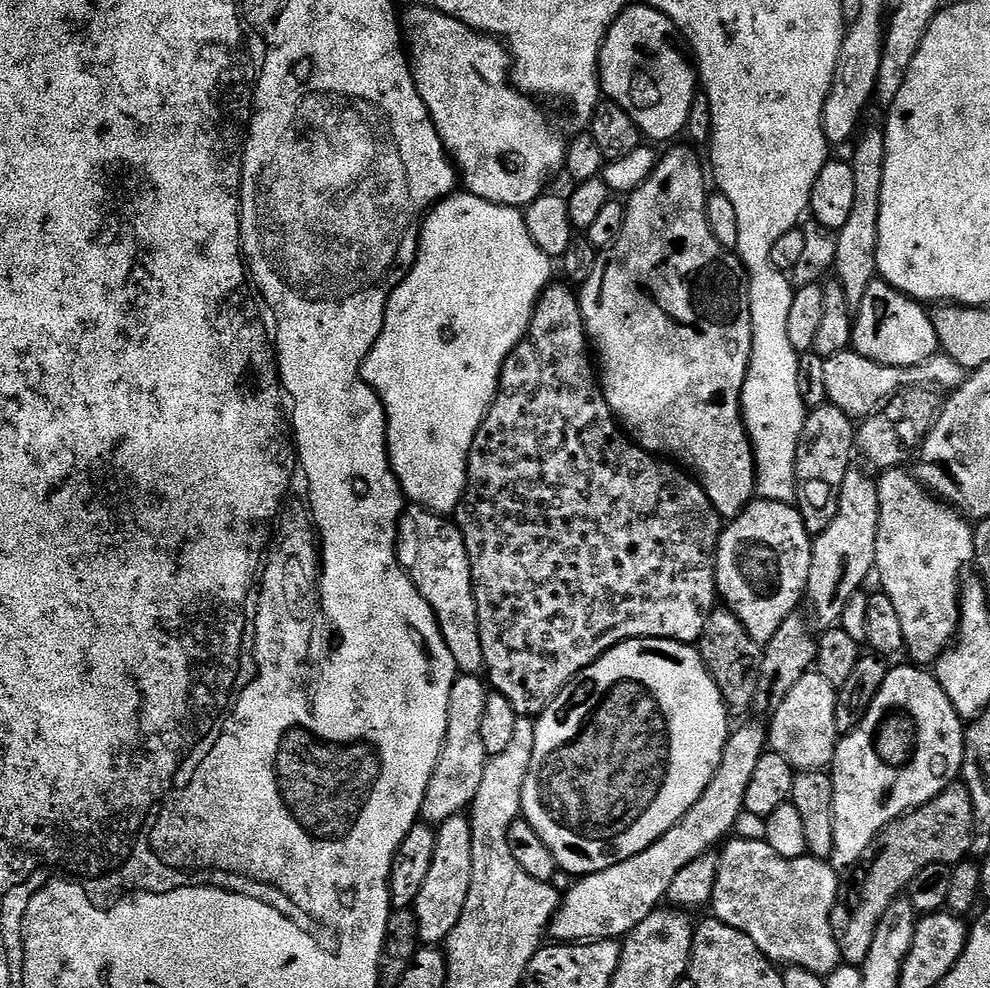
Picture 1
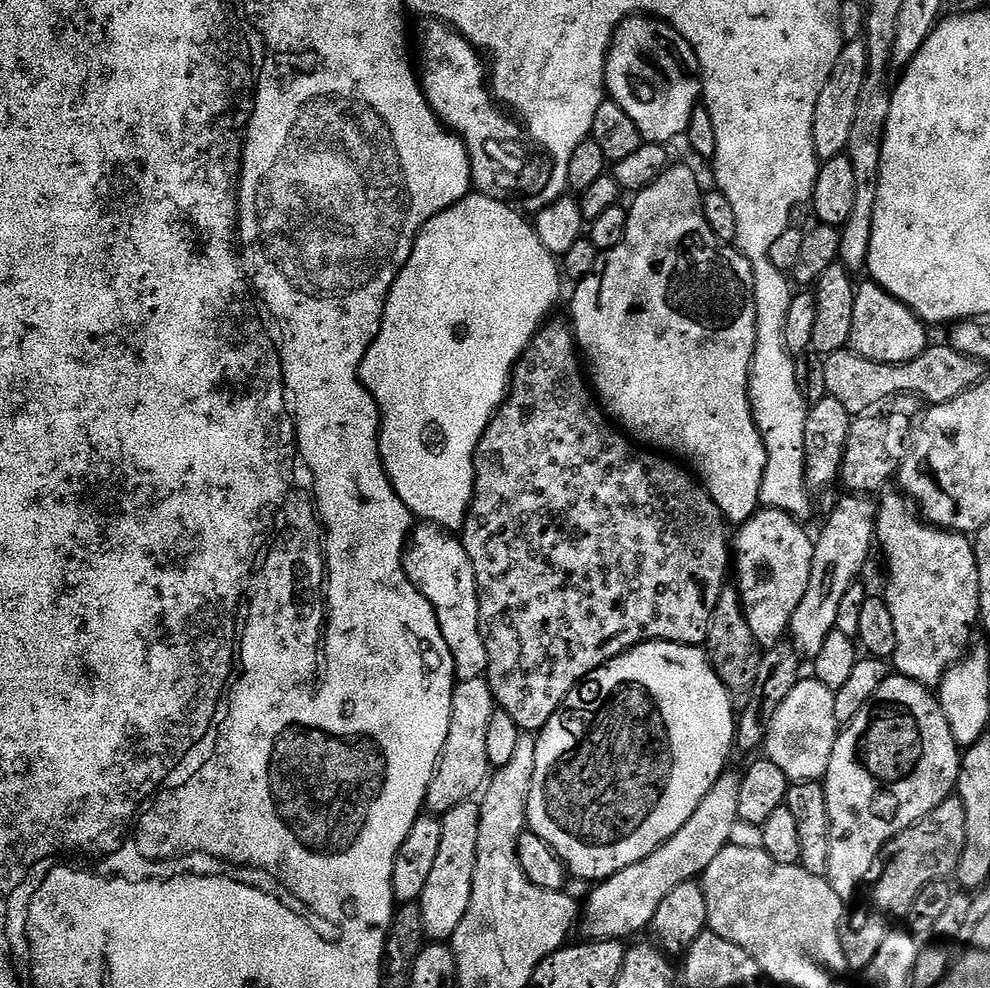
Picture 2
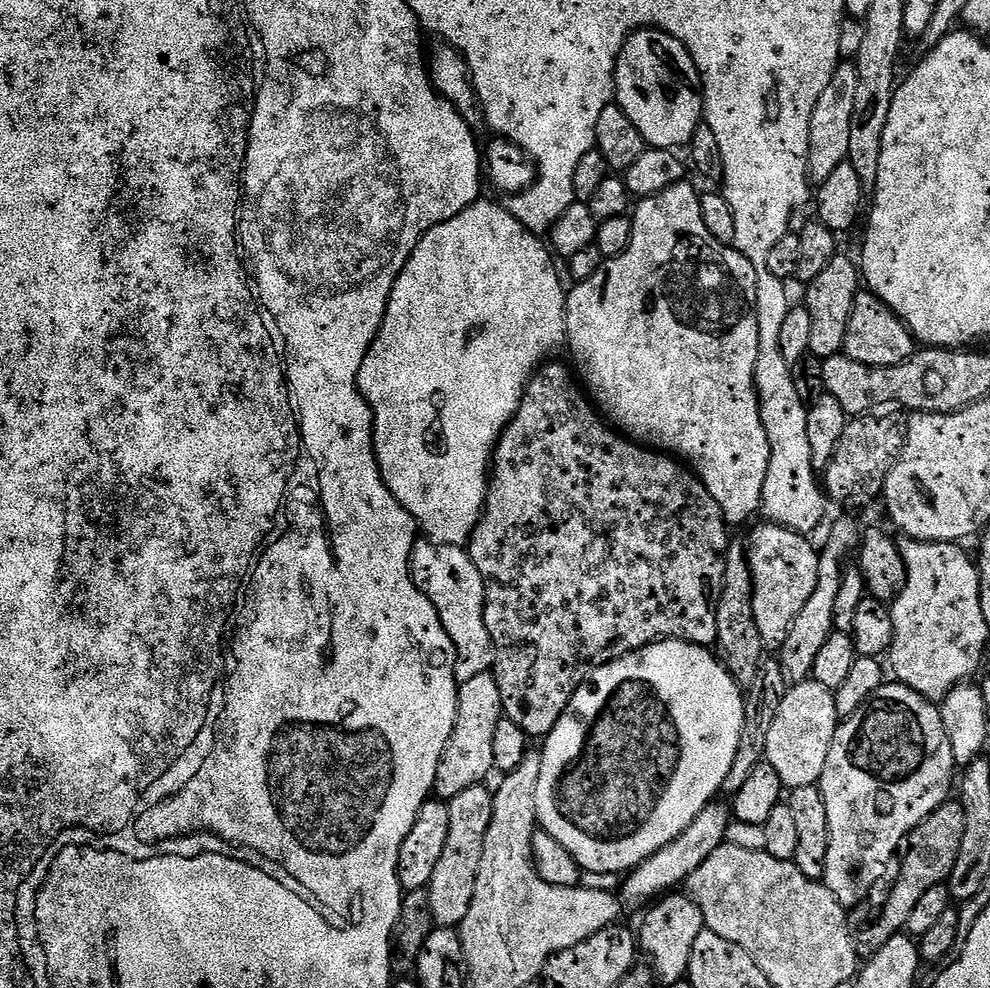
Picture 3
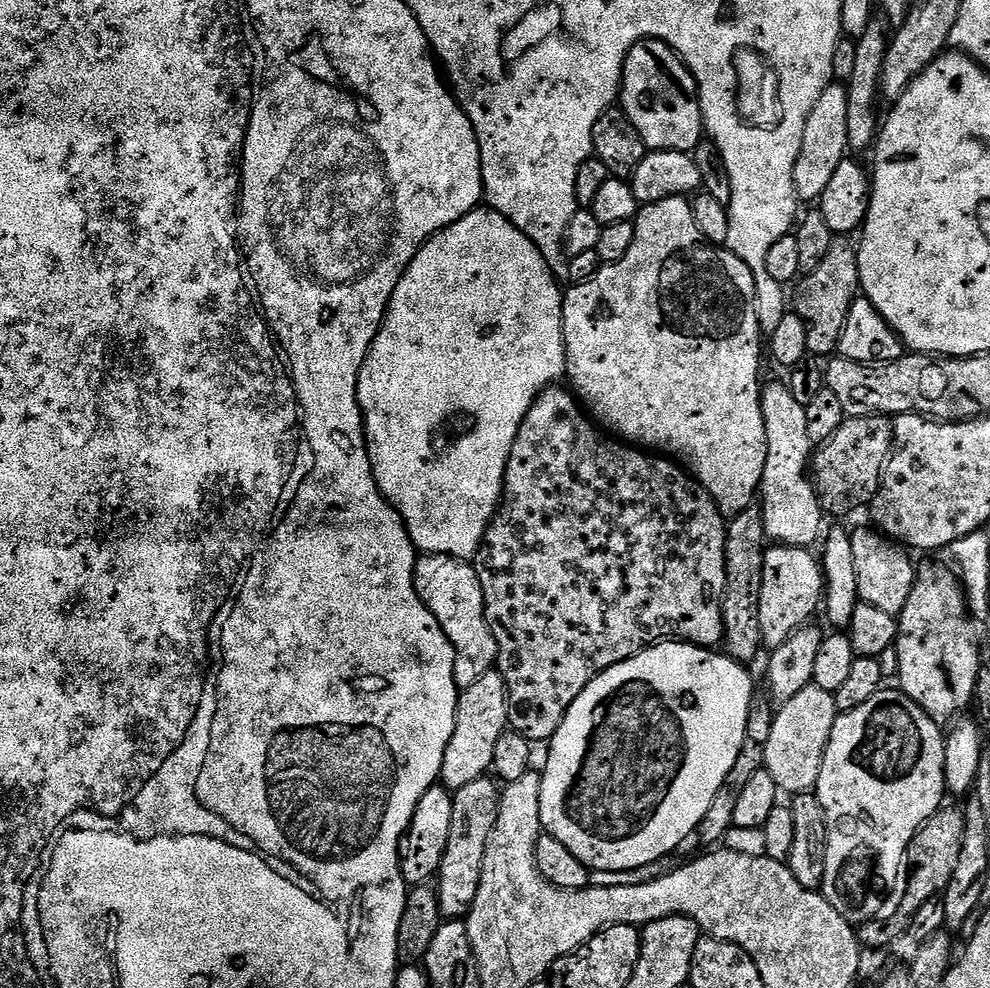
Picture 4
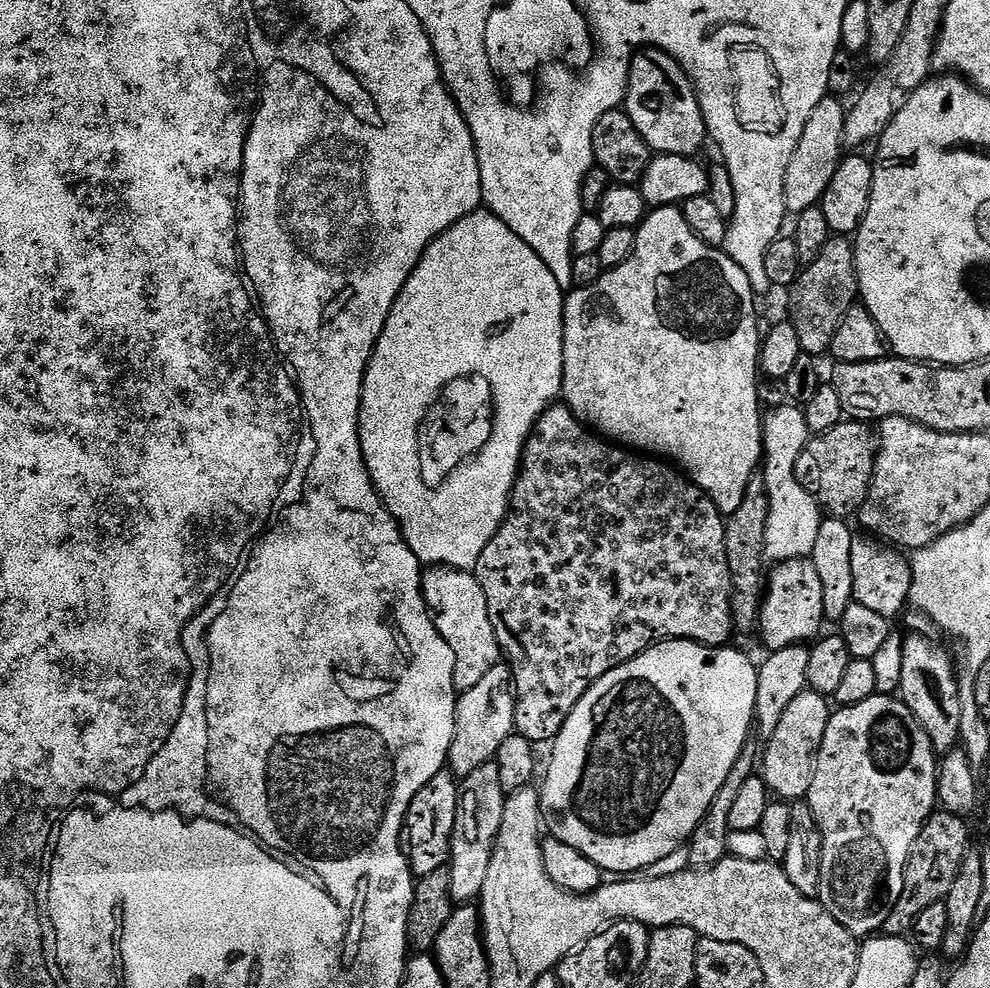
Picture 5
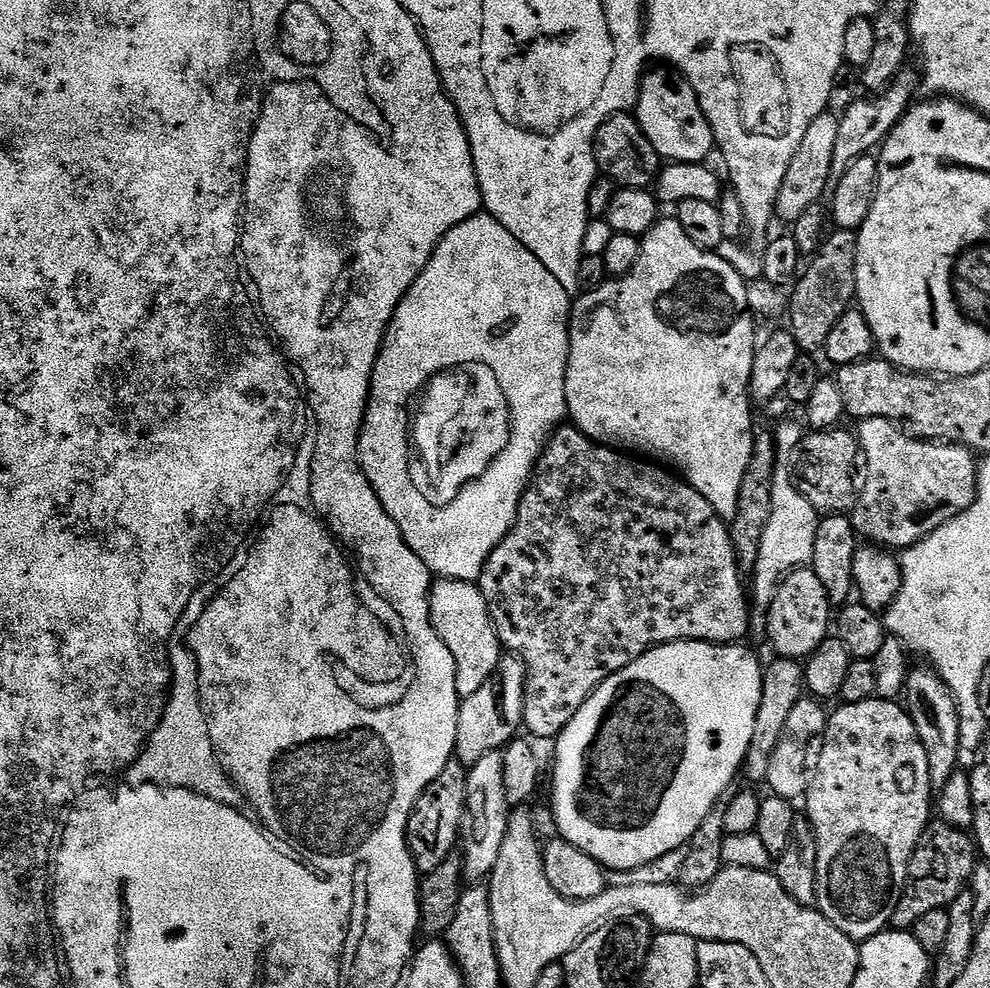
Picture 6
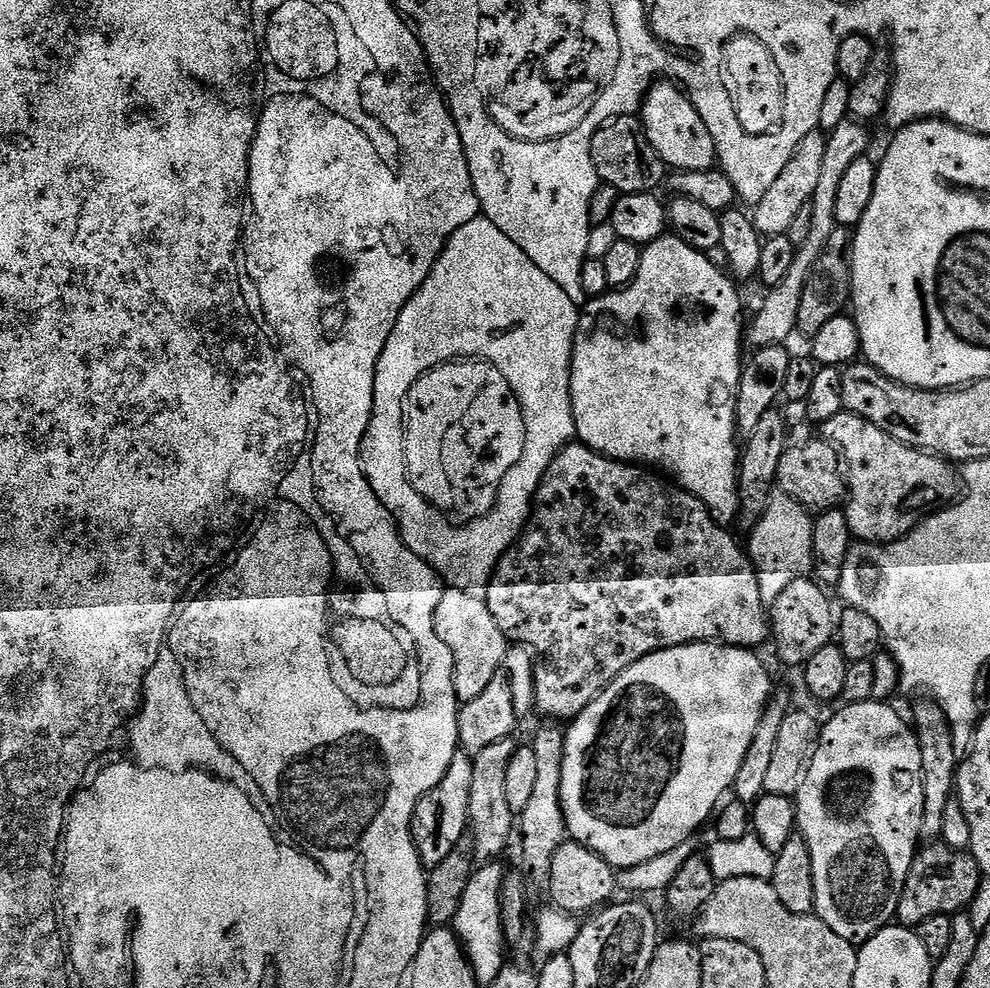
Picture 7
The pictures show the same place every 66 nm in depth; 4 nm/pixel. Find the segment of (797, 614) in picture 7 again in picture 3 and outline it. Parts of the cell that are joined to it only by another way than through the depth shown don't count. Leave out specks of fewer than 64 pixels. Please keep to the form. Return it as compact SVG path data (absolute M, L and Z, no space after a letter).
M764 522L761 525L761 528L753 530L752 544L750 543L748 548L748 561L754 582L754 598L752 599L754 622L758 622L758 634L762 634L765 649L779 650L786 642L786 634L790 634L790 626L794 618L798 618L798 613L802 611L802 606L806 606L810 594L814 594L818 582L820 552L812 549L812 544L808 541L811 539L807 535L792 532L780 524L771 522Z

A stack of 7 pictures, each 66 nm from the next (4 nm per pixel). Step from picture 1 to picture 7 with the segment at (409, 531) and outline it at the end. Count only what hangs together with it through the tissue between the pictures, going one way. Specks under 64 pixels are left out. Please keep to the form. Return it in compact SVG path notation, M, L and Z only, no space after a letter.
M452 586L444 591L438 610L434 610L434 630L454 654L454 690L460 702L478 698L490 686L494 670L502 666L502 658L510 647L510 641L498 630L498 622L494 622L494 614L490 614L487 599L476 596L479 595L475 591Z

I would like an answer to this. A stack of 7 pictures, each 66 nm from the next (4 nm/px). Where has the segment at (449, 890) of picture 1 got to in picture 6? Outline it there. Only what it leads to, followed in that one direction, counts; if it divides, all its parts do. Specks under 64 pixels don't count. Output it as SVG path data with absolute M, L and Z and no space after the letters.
M503 751L491 752L468 768L468 801L459 838L464 857L464 879L468 882L484 882L491 877L494 866L498 866L498 854L506 838L510 805L502 775L503 757Z

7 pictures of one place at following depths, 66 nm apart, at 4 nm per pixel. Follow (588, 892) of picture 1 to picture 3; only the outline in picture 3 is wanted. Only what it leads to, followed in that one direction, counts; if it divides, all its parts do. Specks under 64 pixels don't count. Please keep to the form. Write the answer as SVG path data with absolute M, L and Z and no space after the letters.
M720 803L707 804L702 810L702 814L698 814L698 818L694 818L694 822L690 822L690 826L686 826L684 833L678 838L674 838L674 842L670 842L662 850L658 850L653 856L646 858L639 866L627 873L625 880L628 881L624 884L624 892L622 891L622 900L625 905L644 903L647 905L649 902L679 889L676 887L679 884L681 887L687 882L694 874L694 870L698 870L698 866L702 866L702 862L706 862L706 858L710 858L710 854L714 854L714 850L718 850L721 844L725 843L724 835L734 817L729 805Z

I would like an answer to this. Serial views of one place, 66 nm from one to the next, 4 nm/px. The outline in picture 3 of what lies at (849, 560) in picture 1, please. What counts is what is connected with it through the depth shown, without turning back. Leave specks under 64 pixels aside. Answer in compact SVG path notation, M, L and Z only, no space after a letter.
M842 518L836 521L832 529L828 532L828 541L820 552L820 561L818 562L818 582L814 594L810 594L806 606L802 606L802 611L798 613L798 618L790 626L790 634L786 634L786 642L778 650L778 659L781 668L784 669L785 677L789 681L799 682L807 680L812 675L814 658L822 650L826 643L826 638L830 638L833 632L832 623L834 622L834 602L838 598L838 590L842 587L842 578L848 555L855 553L860 547L862 528L852 519Z

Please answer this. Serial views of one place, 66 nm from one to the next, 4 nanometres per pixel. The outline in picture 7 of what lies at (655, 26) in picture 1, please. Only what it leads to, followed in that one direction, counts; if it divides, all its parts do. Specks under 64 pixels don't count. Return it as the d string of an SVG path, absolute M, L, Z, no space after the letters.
M667 78L657 80L644 98L642 119L646 138L650 138L650 146L658 150L669 169L681 172L706 172L717 163L714 138L710 130L706 130L702 114L698 114L694 102L681 85Z

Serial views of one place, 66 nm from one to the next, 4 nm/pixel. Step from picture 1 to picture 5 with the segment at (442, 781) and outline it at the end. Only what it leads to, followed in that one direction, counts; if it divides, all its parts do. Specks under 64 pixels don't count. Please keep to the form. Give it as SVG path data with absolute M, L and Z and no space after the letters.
M501 662L494 670L482 677L482 682L470 690L459 693L456 697L456 725L454 738L450 742L447 767L453 776L463 778L474 774L478 766L495 761L498 746L513 735L516 723L516 694L512 682L512 670L507 663Z

